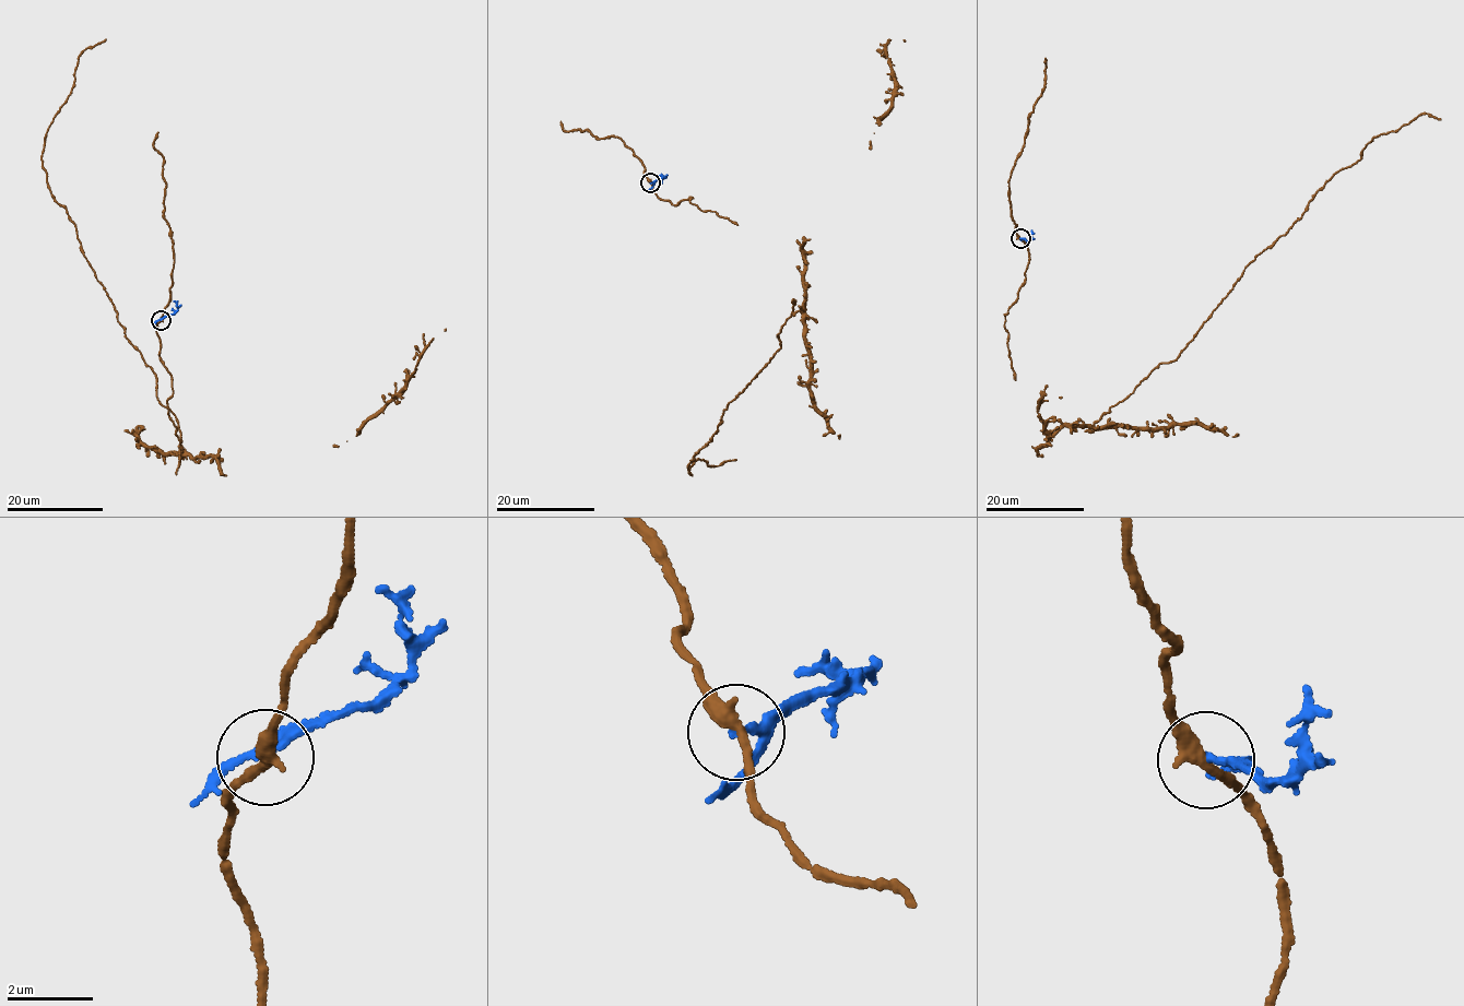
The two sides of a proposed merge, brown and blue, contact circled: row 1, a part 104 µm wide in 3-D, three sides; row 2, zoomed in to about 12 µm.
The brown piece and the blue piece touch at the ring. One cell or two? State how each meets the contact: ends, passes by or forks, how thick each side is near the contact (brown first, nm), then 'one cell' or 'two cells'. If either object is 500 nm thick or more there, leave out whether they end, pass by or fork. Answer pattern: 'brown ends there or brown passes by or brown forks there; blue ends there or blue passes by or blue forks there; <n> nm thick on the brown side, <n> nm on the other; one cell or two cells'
brown passes by; blue ends there; 300 nm thick on the brown side, 160 nm on the other; two cells

